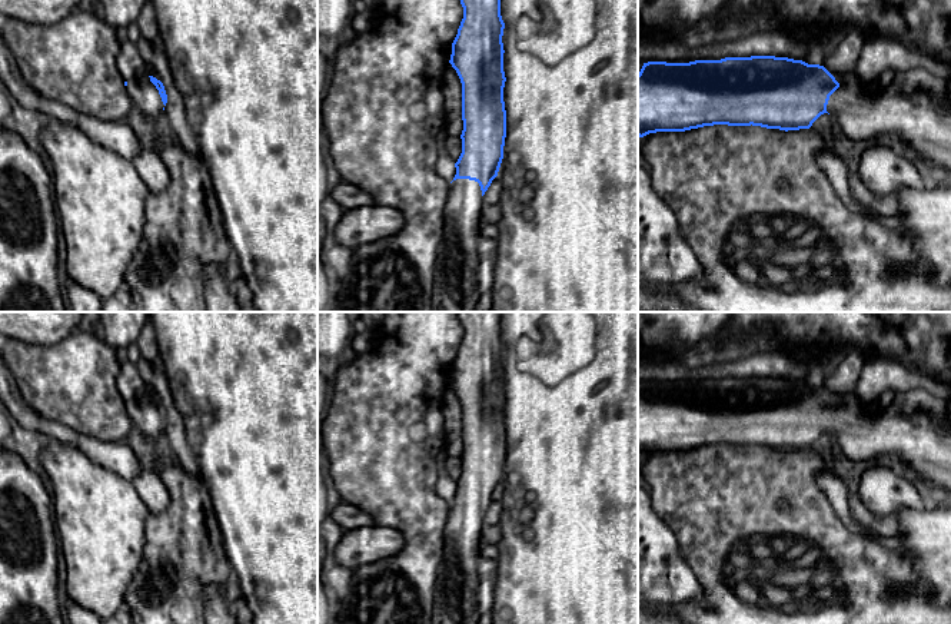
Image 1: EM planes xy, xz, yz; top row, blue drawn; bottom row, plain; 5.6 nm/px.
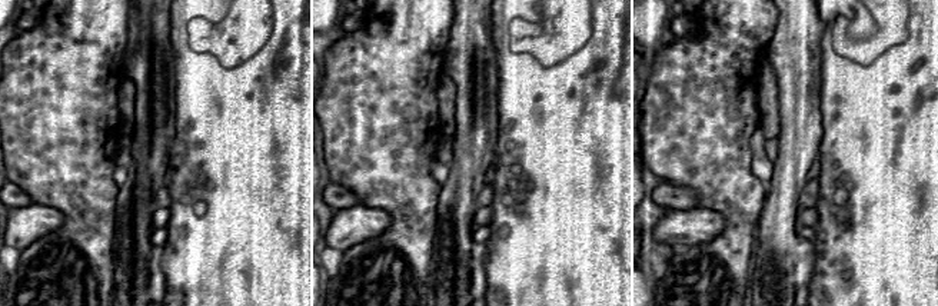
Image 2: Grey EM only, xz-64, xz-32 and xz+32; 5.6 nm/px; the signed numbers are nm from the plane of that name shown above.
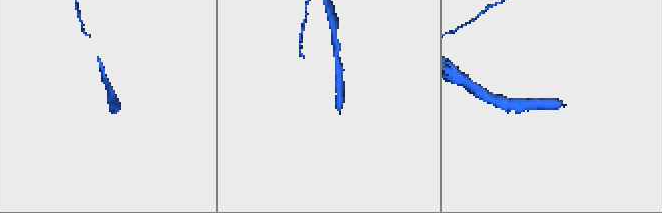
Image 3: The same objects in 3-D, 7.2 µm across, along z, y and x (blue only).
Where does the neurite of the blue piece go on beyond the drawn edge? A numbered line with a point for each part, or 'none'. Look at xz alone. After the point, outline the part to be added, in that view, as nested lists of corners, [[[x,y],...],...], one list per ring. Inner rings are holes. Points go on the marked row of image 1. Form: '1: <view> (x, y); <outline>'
1: xz (456, 284); [[[456,179],[450,183],[445,213],[443,240],[436,273],[435,312],[473,312],[481,298],[478,292],[478,265],[481,262],[481,212],[483,196],[478,182]]]

